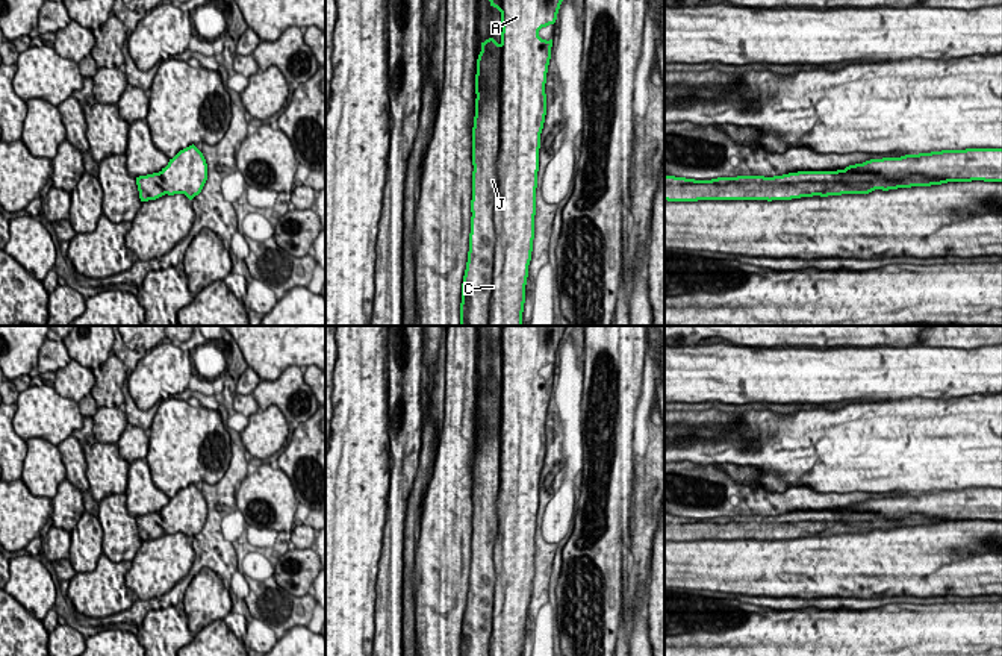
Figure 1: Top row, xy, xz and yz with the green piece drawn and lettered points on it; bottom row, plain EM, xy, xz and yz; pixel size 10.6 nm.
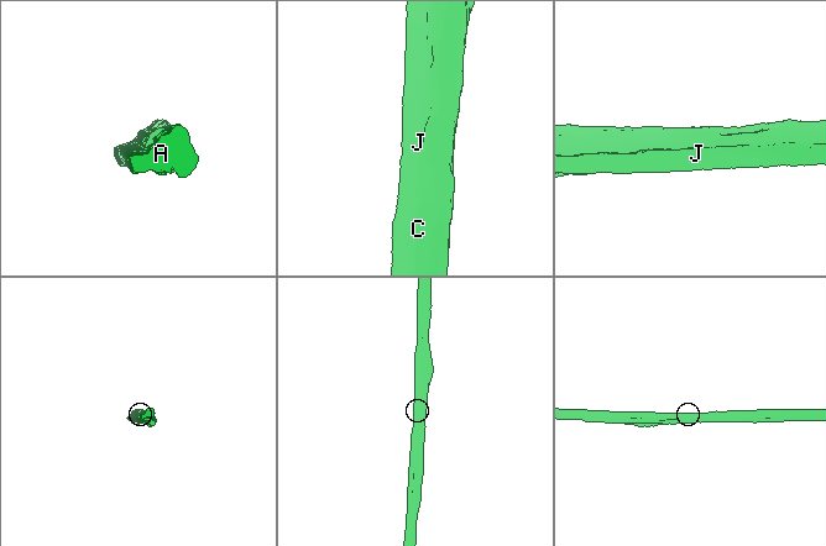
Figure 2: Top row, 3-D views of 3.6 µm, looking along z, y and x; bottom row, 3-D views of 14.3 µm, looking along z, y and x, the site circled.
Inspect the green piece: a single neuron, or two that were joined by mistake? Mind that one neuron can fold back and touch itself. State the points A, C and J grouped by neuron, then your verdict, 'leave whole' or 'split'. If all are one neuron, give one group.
A C / J; split

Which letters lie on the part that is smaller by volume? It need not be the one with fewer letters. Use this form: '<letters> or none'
J

